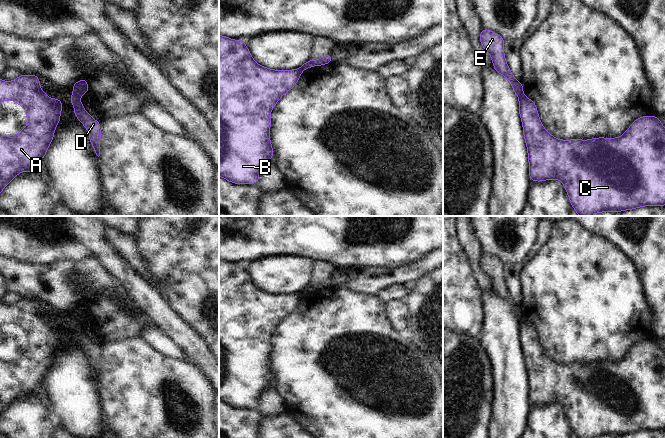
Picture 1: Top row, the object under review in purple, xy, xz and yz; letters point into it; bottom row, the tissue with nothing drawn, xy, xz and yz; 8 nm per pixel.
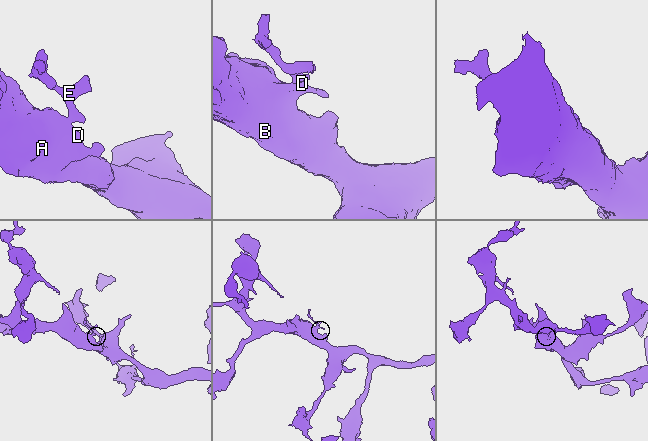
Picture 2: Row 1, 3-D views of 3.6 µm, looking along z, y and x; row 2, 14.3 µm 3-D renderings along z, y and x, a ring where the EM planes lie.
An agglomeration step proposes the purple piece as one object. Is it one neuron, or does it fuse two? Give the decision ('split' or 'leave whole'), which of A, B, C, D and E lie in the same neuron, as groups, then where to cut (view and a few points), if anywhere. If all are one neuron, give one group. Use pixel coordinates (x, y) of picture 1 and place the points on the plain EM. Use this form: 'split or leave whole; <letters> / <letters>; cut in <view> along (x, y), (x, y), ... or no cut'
split; A B C D / E; cut in xy along (73, 317), (78, 322)

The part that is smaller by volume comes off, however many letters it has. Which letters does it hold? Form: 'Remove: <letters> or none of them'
Remove: E

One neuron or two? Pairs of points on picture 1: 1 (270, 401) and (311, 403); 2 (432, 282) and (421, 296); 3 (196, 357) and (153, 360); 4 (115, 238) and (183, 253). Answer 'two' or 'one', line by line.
1: two
2: one
3: two
4: two

